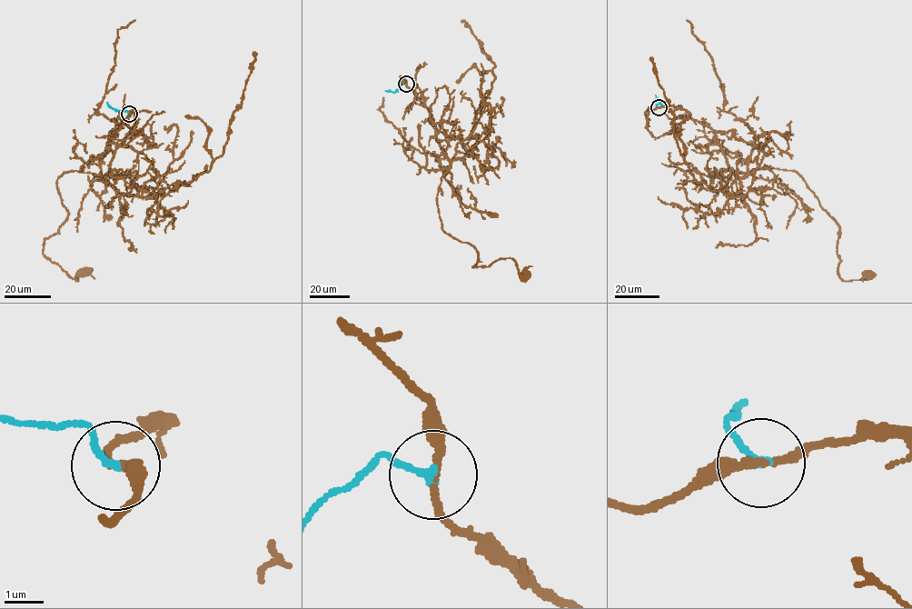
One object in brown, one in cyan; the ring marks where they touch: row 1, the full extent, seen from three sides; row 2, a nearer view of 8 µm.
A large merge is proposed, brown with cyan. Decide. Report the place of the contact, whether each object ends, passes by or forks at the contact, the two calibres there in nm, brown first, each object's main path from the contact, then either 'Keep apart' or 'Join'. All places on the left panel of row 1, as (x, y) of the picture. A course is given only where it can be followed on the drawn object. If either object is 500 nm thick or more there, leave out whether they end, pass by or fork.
Place: (129, 114). At the ring brown passes by. At the ring cyan ends. Thickness 190 nm (brown) against 180 nm. Course of brown: (129, 114), (134, 122), (104, 180), (74, 171), (57, 181), (68, 214), (43, 254), (77, 280), (86, 272). Course of cyan: (129, 114), (113, 108), (107, 103). Join

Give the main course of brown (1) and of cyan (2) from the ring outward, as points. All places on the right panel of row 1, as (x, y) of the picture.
1: (659, 107), (683, 109), (708, 126), (739, 177), (768, 168), (797, 172), (838, 226), (839, 276), (869, 274)
2: (659, 107), (657, 104), (660, 102), (655, 95)

